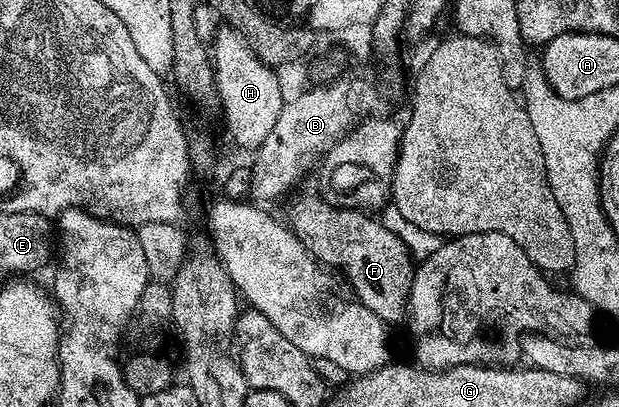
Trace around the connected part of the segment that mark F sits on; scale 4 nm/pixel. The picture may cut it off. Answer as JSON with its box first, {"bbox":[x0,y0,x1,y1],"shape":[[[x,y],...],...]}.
{"bbox":[285,193,413,324],"shape":[[[318,193],[315,194],[299,194],[292,200],[291,207],[287,210],[287,218],[285,217],[286,225],[299,237],[301,244],[305,244],[307,251],[324,267],[332,266],[347,277],[348,284],[355,289],[354,297],[362,302],[365,308],[369,308],[369,312],[377,315],[384,324],[402,323],[413,273],[413,259],[407,253],[407,246],[400,238],[393,236],[393,232],[389,232],[378,217],[362,210],[333,206],[326,198]]]}

